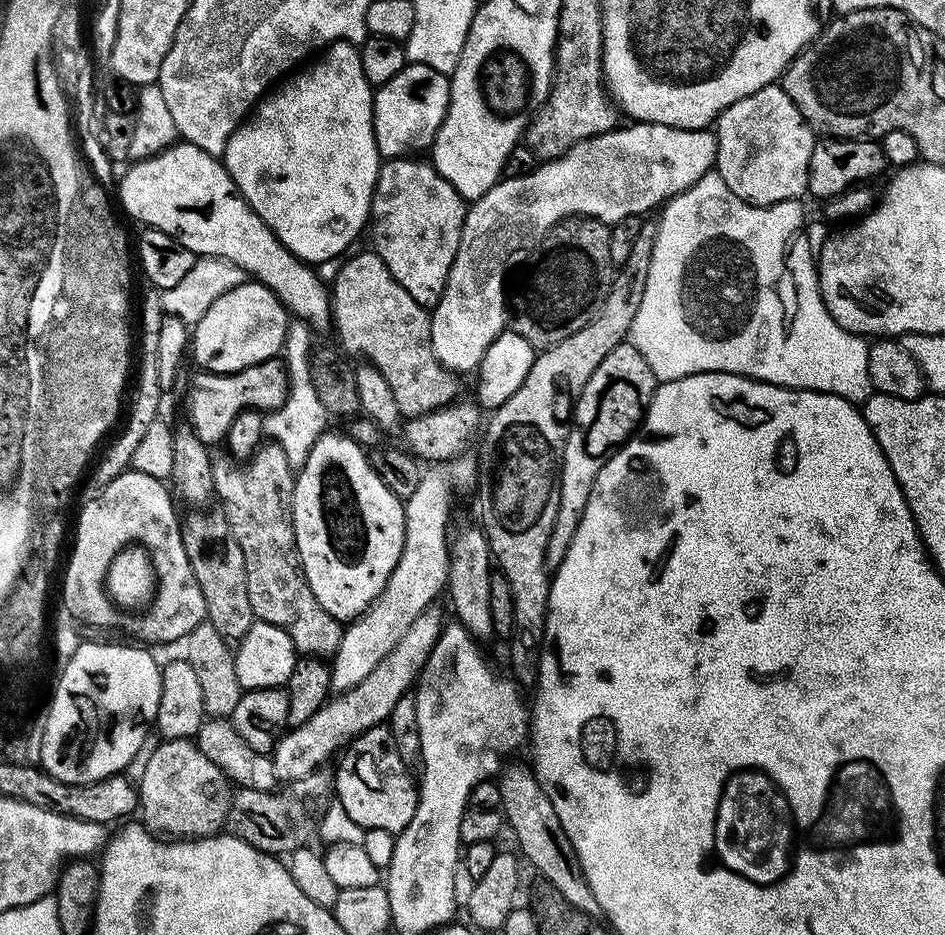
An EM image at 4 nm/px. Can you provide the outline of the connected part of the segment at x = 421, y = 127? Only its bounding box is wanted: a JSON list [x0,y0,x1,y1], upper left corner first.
[372,62,449,157]

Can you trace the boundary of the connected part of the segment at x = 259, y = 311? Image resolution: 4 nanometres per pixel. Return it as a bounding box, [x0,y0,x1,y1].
[190,282,290,372]

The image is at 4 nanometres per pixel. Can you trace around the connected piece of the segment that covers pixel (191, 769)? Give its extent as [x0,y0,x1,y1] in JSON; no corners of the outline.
[138,740,230,838]

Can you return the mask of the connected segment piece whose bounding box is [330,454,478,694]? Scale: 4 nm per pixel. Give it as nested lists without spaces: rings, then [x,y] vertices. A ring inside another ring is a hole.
[[[461,454],[453,456],[450,460],[437,463],[435,466],[423,473],[418,482],[418,490],[410,494],[410,498],[403,501],[404,506],[404,545],[402,554],[398,558],[398,566],[390,574],[386,586],[378,594],[378,598],[371,604],[363,616],[356,617],[343,629],[341,634],[341,645],[337,652],[331,657],[330,667],[332,692],[345,693],[362,682],[368,674],[382,662],[398,646],[402,634],[410,630],[410,622],[418,618],[418,614],[433,605],[436,595],[445,591],[448,582],[448,550],[450,547],[450,528],[448,532],[448,519],[452,516],[452,488],[471,489],[478,480],[478,460],[475,455]]]

